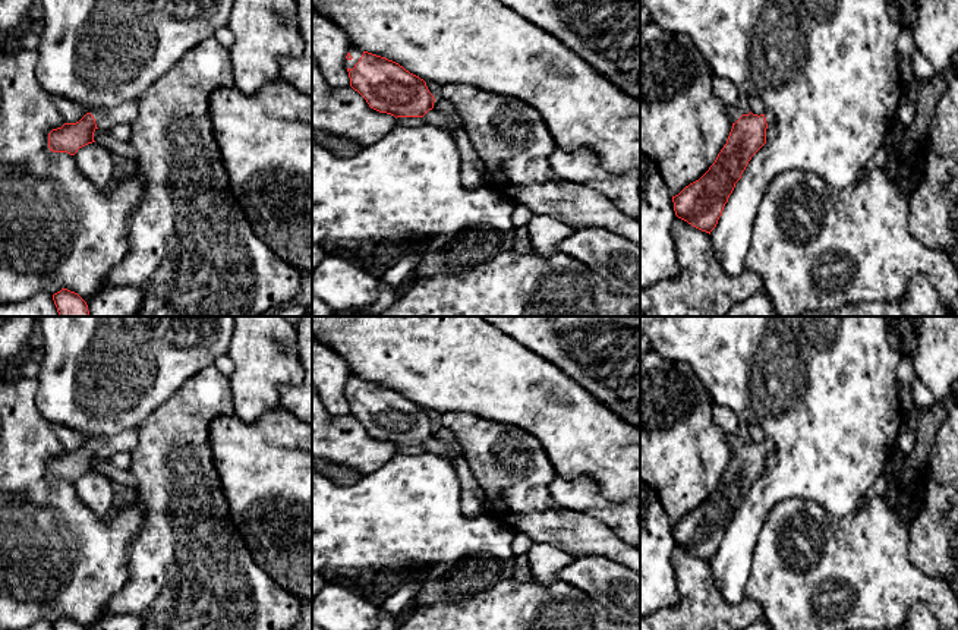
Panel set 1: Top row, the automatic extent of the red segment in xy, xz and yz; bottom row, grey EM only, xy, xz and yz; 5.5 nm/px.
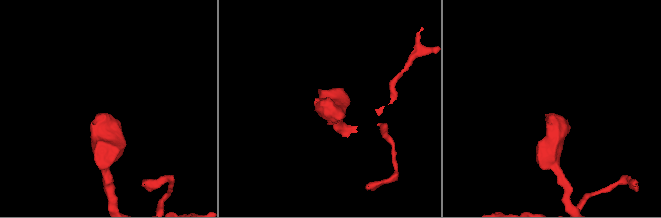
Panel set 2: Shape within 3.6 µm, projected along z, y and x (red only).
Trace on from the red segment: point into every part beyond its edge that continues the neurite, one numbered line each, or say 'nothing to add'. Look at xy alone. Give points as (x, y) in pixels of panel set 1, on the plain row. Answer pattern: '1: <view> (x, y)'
1: xy (106, 446)

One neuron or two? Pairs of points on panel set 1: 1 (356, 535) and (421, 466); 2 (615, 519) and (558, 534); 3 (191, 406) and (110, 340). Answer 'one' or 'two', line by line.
1: one
2: two
3: two

